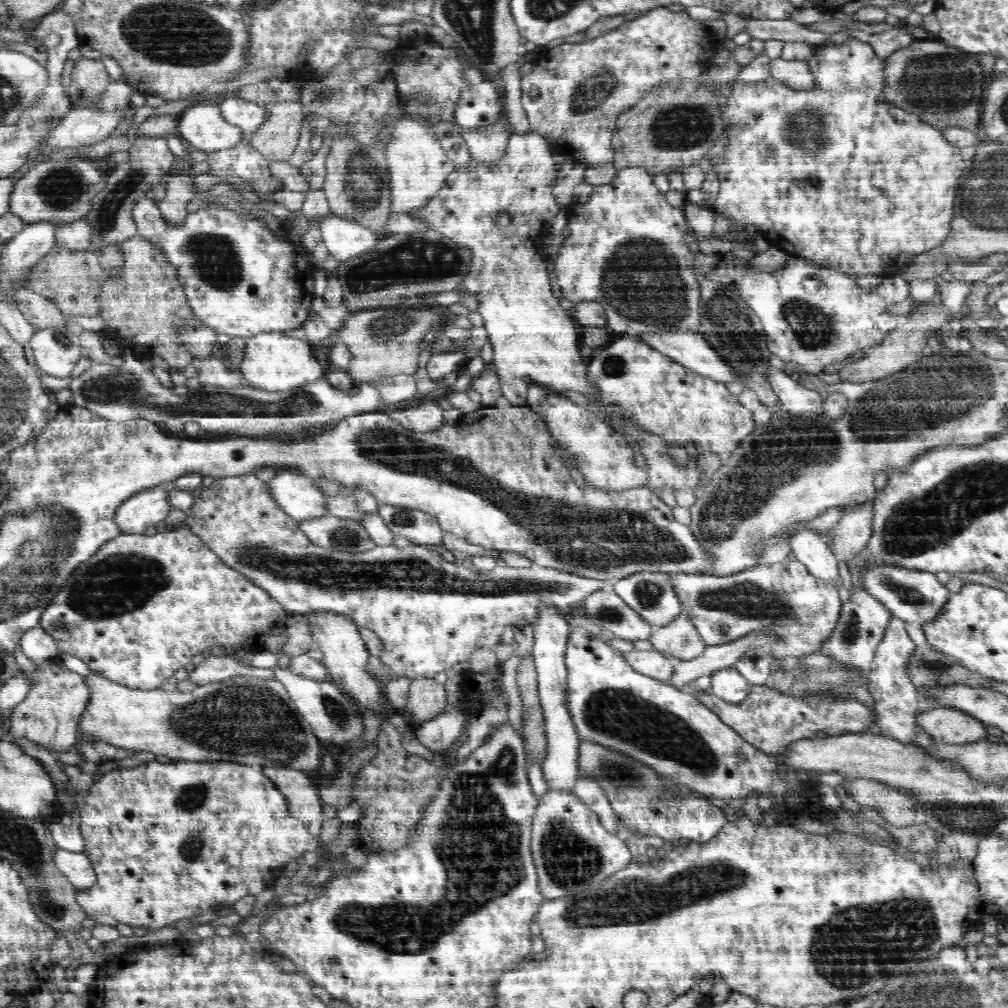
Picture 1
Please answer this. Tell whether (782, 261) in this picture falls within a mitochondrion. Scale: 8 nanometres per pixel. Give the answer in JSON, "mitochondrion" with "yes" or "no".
{"mitochondrion":"no"}

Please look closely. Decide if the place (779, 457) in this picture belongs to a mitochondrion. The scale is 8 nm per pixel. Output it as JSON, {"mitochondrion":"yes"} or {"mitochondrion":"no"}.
{"mitochondrion":"yes"}

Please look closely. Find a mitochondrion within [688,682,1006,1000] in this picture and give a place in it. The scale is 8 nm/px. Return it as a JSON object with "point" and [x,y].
{"point":[858,943]}

